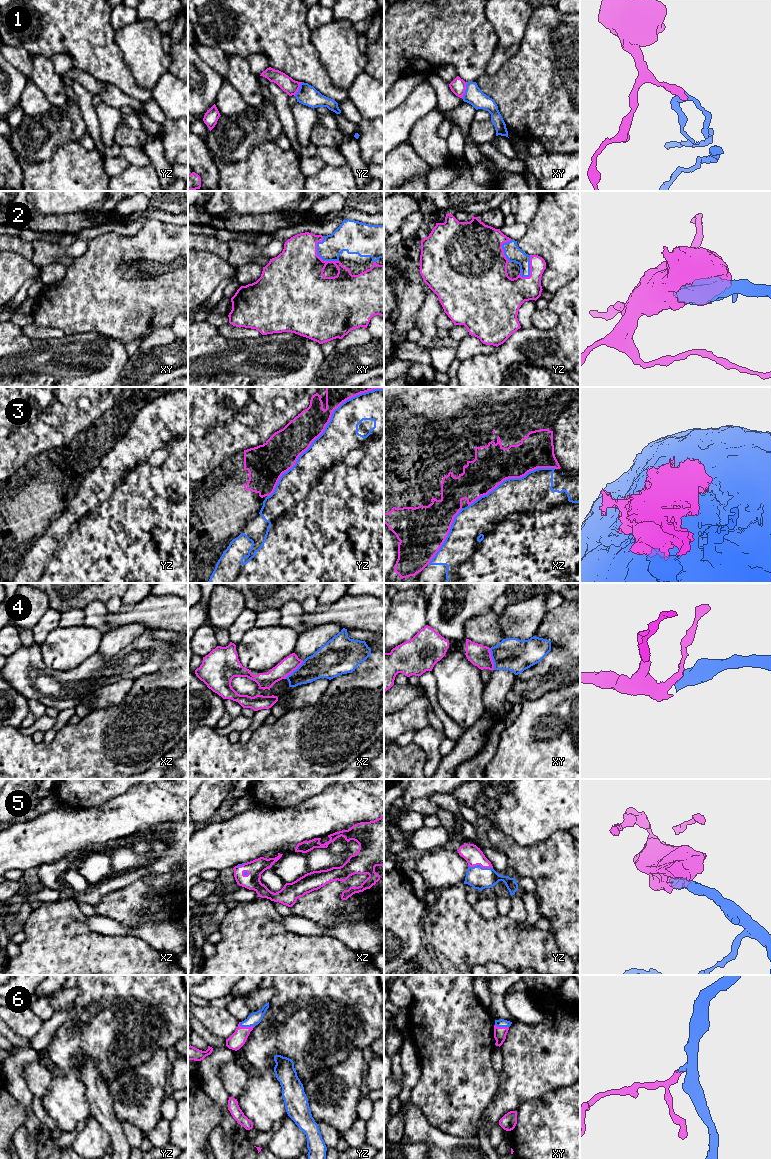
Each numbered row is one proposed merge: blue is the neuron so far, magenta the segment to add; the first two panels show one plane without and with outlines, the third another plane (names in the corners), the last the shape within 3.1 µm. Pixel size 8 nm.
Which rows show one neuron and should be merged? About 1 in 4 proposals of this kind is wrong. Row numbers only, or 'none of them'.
2, 3, 4, 5, 6

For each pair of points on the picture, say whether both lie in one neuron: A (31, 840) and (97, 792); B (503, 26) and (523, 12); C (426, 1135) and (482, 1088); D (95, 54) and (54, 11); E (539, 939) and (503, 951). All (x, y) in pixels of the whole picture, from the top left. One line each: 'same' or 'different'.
A: different
B: same
C: different
D: same
E: same

